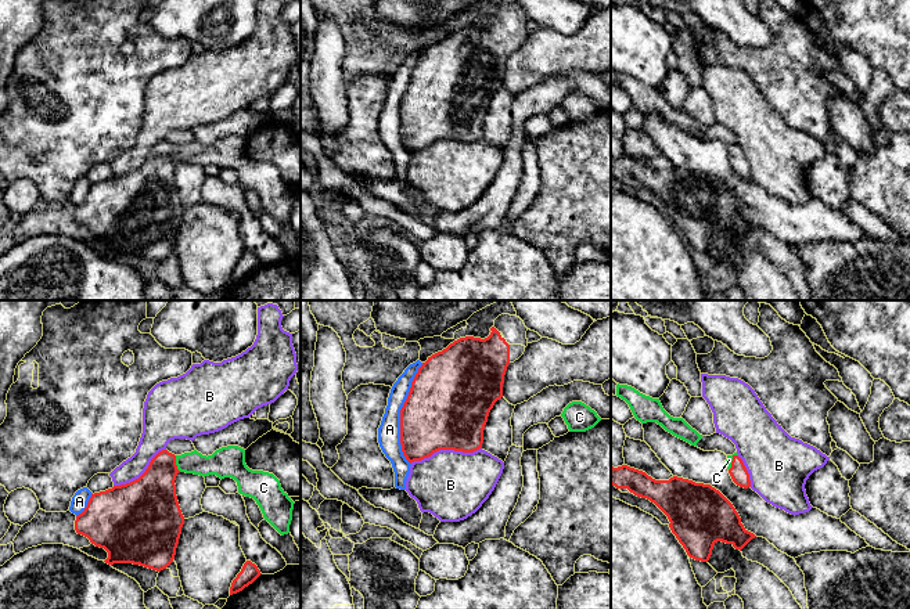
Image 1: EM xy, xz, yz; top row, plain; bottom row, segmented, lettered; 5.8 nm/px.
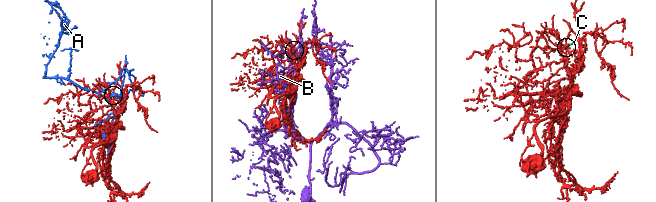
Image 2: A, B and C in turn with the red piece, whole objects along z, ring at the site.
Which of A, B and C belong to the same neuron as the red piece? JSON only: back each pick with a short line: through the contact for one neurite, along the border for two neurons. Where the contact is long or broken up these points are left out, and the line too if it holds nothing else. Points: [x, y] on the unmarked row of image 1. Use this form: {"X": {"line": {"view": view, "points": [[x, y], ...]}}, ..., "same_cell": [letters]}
{"C": {"line": {"view": "xy", "points": [[151, 190], [157, 172], [175, 154], [218, 154]]}}, "same_cell": ["C"]}

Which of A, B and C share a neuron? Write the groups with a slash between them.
A / B / C

